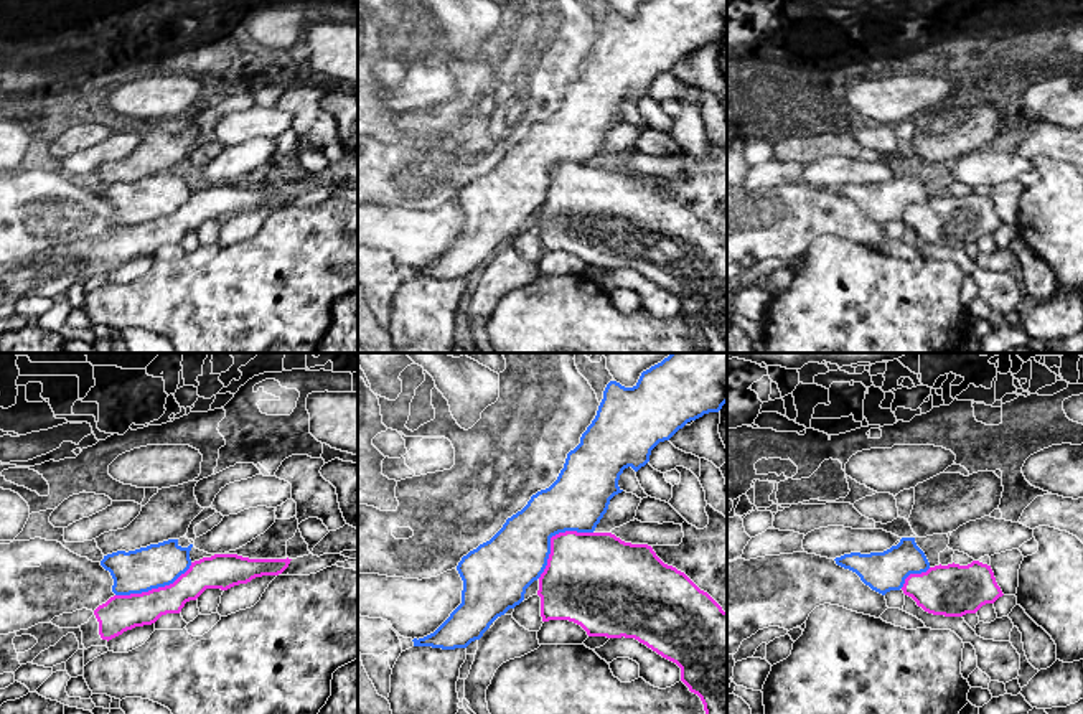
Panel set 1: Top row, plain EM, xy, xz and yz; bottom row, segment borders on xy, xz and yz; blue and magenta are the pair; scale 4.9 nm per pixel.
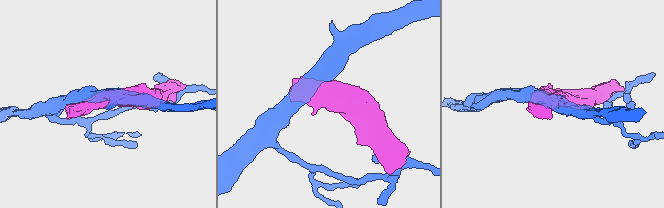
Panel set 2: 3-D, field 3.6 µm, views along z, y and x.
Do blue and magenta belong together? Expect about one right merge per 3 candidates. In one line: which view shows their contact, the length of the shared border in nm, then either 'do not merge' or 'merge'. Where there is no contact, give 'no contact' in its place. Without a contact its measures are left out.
xz | 360 nm | do not merge

